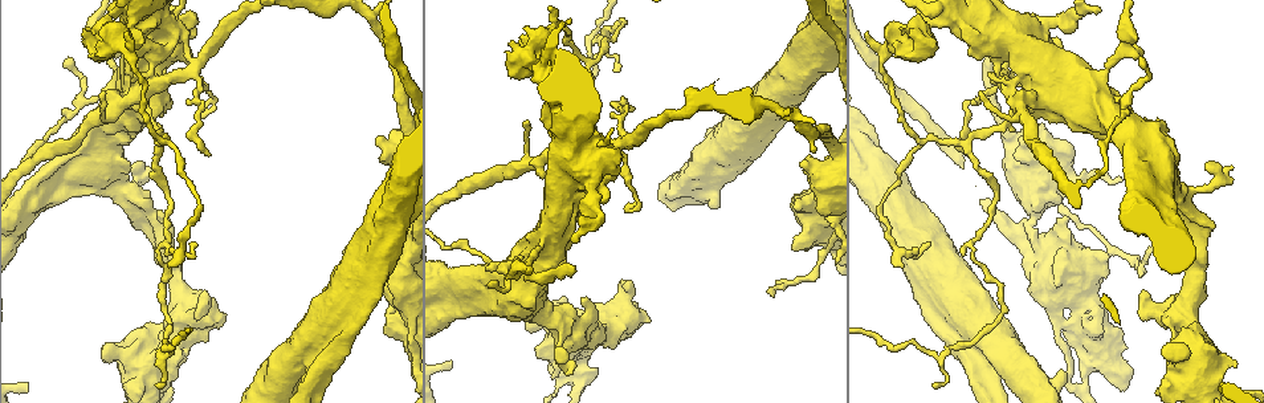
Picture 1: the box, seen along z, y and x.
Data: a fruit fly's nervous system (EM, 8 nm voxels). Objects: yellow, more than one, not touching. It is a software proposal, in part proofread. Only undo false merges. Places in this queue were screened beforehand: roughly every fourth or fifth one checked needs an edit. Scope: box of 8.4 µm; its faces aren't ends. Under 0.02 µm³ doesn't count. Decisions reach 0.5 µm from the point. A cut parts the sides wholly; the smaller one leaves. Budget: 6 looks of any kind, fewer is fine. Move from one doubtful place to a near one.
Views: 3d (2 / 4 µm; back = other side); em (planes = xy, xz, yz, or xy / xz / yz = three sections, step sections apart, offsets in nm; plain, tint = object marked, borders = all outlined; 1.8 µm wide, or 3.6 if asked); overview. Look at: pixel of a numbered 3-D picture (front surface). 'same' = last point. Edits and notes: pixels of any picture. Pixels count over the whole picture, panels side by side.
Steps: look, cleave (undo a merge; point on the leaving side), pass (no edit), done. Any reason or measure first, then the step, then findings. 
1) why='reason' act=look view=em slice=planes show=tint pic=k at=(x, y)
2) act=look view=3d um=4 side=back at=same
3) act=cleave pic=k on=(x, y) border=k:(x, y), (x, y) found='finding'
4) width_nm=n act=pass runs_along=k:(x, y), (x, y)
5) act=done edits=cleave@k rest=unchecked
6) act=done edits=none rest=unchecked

act=look view=3d um=4 pic=1 at=(1023, 79)

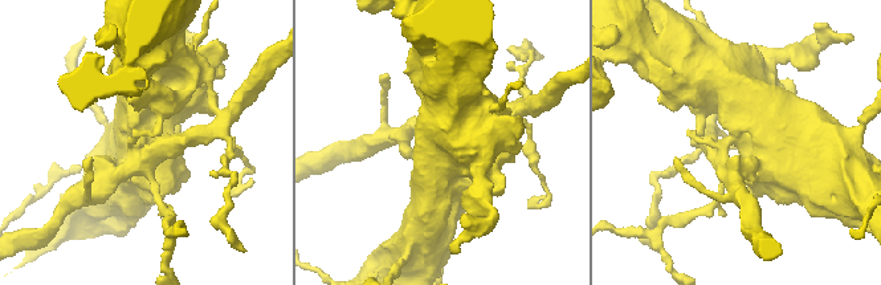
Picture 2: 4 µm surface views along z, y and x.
act=look view=em slice=xz step=8 show=tint pic=2 at=(140, 139)

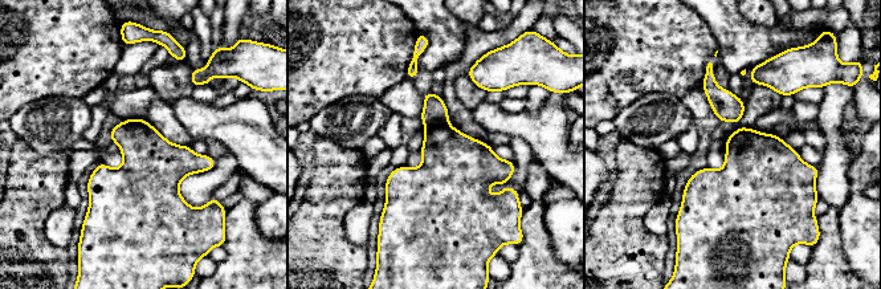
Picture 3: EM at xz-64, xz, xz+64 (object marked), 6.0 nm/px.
width_nm=340 act=cleave pic=3 on=(435, 112) border=3:(447, 121), (425, 127) found='two cells meet here'

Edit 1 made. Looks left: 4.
why='touches itself' act=look view=em um=3.6 slice=planes show=plain pic=1 at=(961, 318)

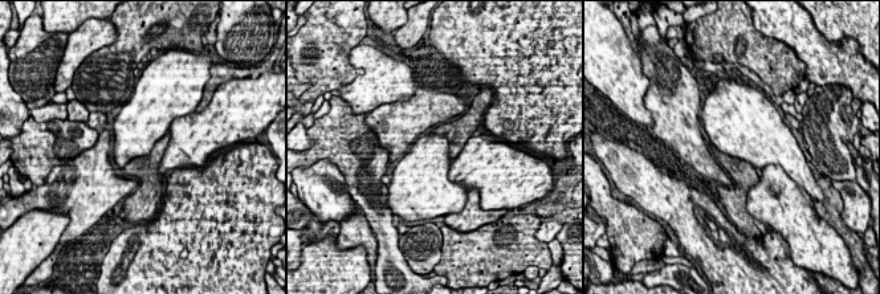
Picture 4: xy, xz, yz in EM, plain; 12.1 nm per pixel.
why='where the object lies' act=look view=em um=3.6 slice=planes show=tint at=same

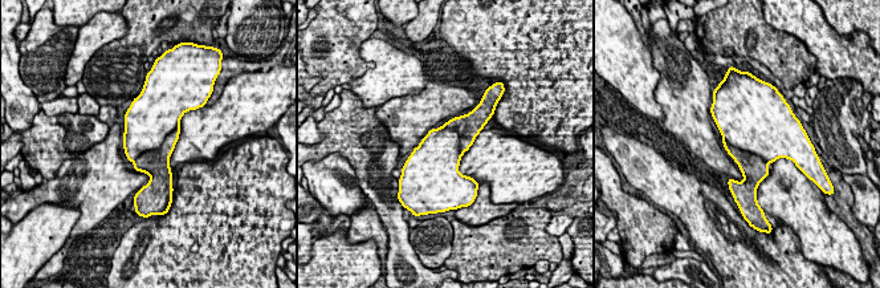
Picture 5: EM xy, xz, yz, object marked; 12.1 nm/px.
width_nm=550 act=cleave pic=5 on=(155, 162) border=5:(179, 125), (157, 149), (133, 161) found='two cells meet here'

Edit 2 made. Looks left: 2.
act=done edits=cleave@3,cleave@5 rest=unchecked

